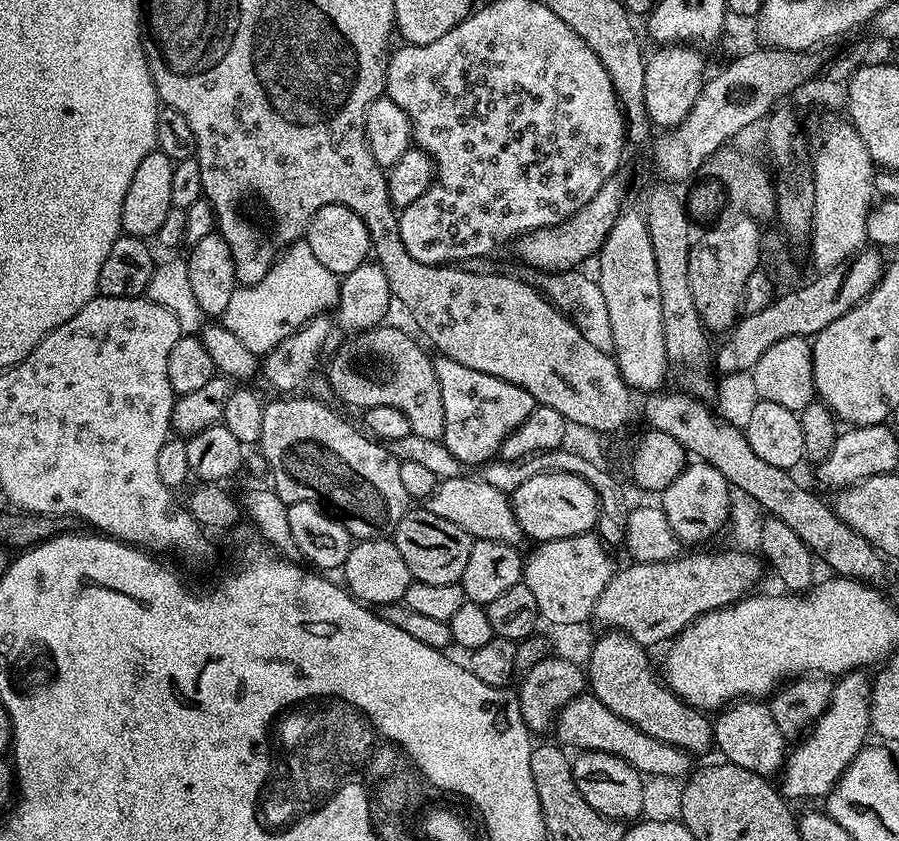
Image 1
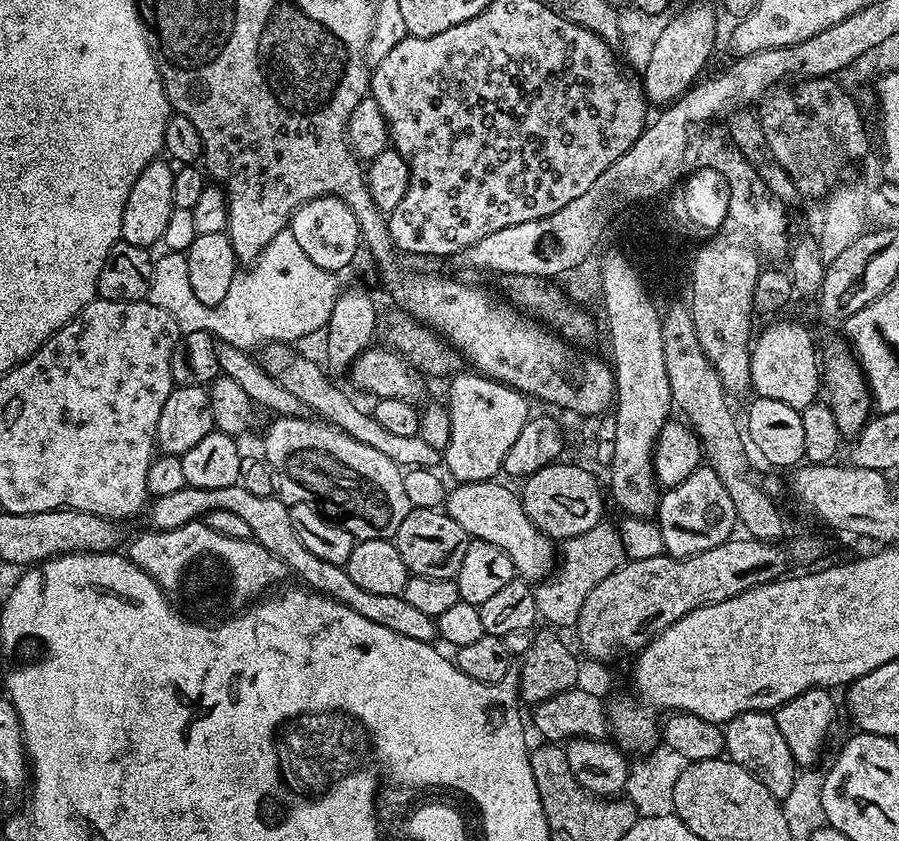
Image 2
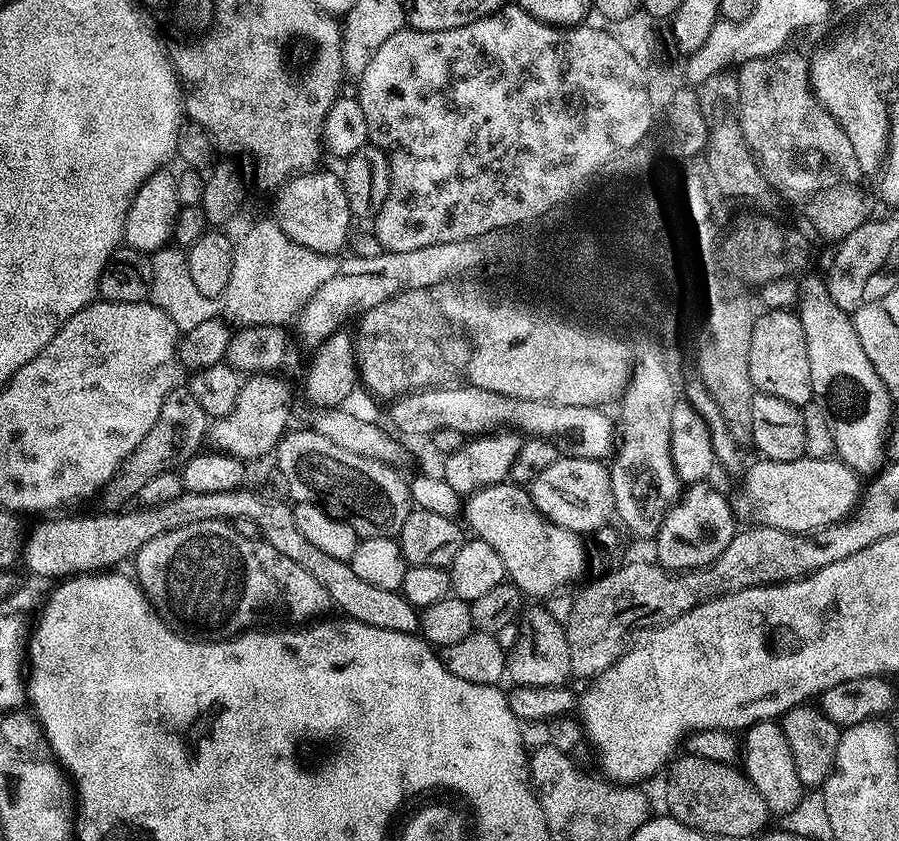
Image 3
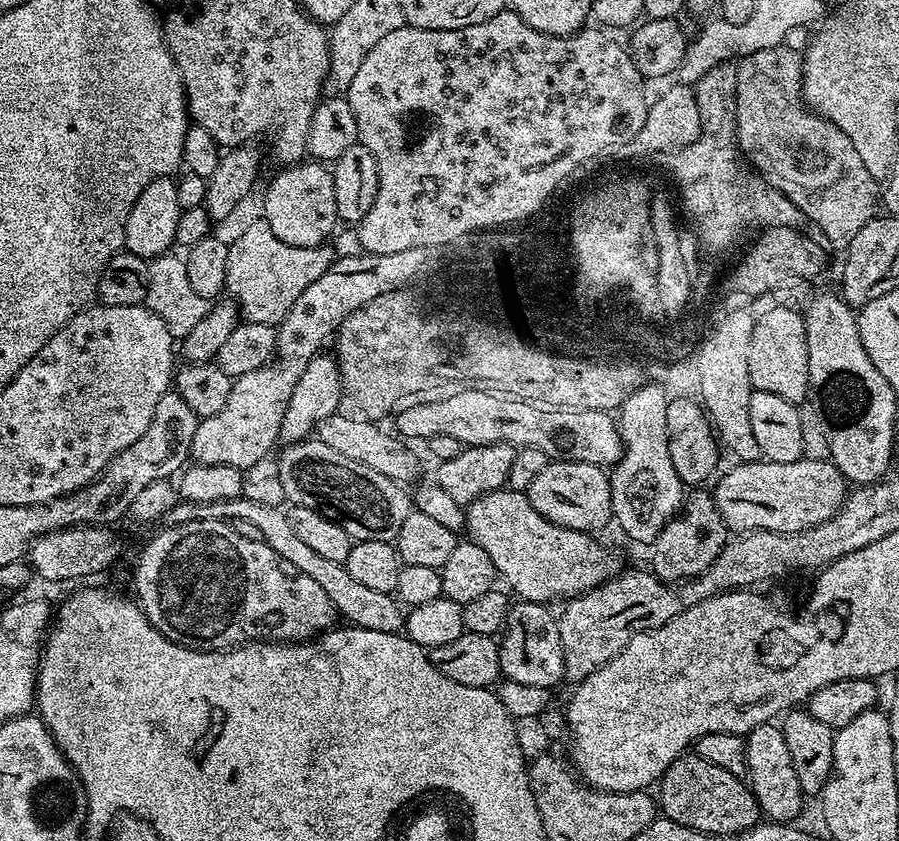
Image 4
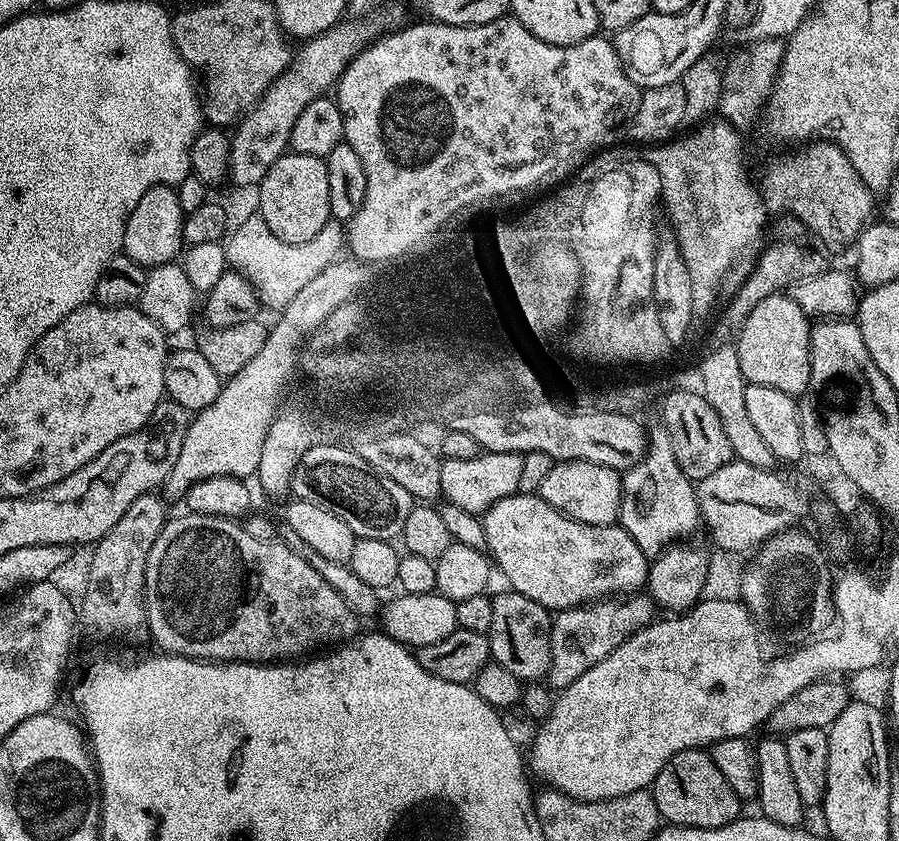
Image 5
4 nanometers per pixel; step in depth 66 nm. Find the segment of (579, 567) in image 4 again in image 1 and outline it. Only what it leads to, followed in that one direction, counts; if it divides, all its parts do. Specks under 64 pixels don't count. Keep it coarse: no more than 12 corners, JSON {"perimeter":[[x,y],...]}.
{"perimeter":[[461,474],[439,481],[428,511],[477,540],[519,545],[509,493]]}

